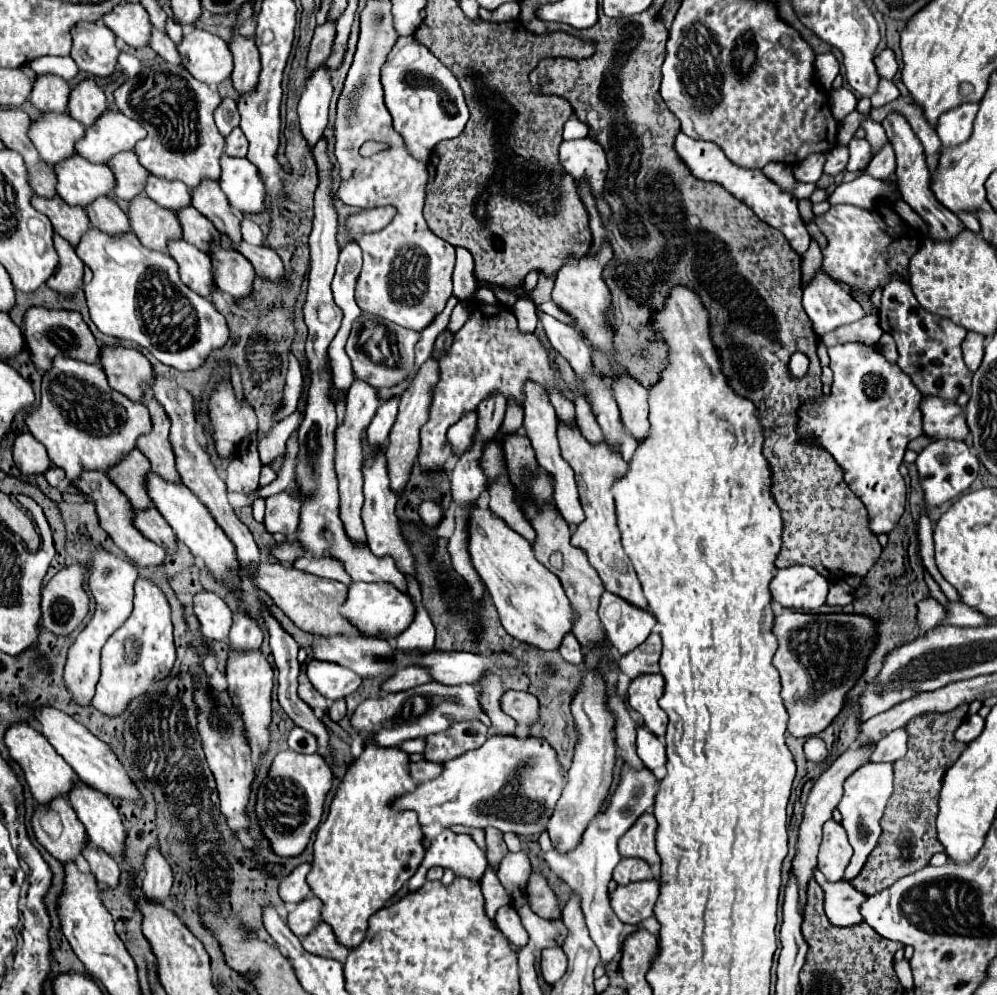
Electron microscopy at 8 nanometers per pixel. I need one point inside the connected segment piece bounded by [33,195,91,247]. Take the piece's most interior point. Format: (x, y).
(71, 224)

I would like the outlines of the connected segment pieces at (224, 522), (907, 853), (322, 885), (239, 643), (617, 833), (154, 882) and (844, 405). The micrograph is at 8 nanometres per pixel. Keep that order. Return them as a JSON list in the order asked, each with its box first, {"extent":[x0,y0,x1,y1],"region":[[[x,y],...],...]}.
[{"extent":[151,377,261,567],"region":[[[155,377],[151,389],[155,393],[155,399],[165,407],[165,411],[167,411],[167,415],[171,419],[171,435],[169,437],[171,437],[173,451],[177,455],[177,469],[181,473],[183,485],[189,487],[199,497],[199,501],[211,511],[213,519],[225,531],[225,535],[233,541],[233,545],[237,549],[239,563],[245,565],[245,567],[249,567],[251,563],[259,563],[261,561],[259,559],[259,547],[257,547],[251,531],[233,513],[233,507],[227,501],[227,487],[225,487],[223,479],[217,475],[217,471],[215,471],[211,459],[209,459],[209,455],[205,453],[205,449],[195,439],[195,409],[193,409],[191,395],[185,389],[177,387],[177,383],[167,381],[167,379],[161,379],[161,377]]]},{"extent":[849,705,967,897],"region":[[[959,705],[949,713],[925,713],[907,723],[909,751],[905,757],[893,763],[895,791],[881,819],[883,833],[879,837],[877,847],[869,853],[861,873],[849,881],[857,891],[871,897],[893,885],[897,879],[925,867],[937,851],[945,851],[943,843],[937,839],[935,827],[935,817],[939,813],[937,801],[947,769],[959,759],[959,755],[967,747],[965,743],[959,743],[953,737],[955,729],[963,723],[965,717],[967,705]]]},{"extent":[307,739,425,949],"region":[[[371,739],[363,743],[361,755],[347,765],[347,773],[341,779],[335,797],[331,799],[329,815],[319,825],[315,835],[315,843],[313,843],[315,859],[307,877],[309,887],[323,901],[323,911],[321,911],[323,921],[329,923],[337,939],[351,949],[363,941],[369,917],[375,911],[379,911],[403,887],[407,879],[415,875],[415,871],[419,869],[425,857],[425,847],[423,847],[425,833],[417,819],[417,813],[399,811],[391,805],[397,795],[411,793],[411,789],[417,789],[417,781],[413,781],[409,773],[409,765],[411,765],[409,753],[401,751],[399,747],[381,747],[377,743],[373,745]]]},{"extent":[229,611,263,651],"region":[[[237,611],[233,615],[233,627],[229,633],[229,647],[237,651],[259,651],[263,643],[263,629],[245,615],[245,611]]]},{"extent":[528,765,657,965],"region":[[[623,765],[621,783],[613,793],[607,811],[603,815],[599,815],[597,819],[593,819],[593,823],[589,823],[587,831],[583,833],[581,845],[577,849],[573,849],[573,853],[567,853],[567,855],[559,855],[555,851],[544,853],[537,842],[528,843],[528,849],[536,850],[549,865],[549,869],[561,881],[565,881],[573,889],[573,893],[579,897],[581,909],[583,909],[583,915],[585,915],[585,923],[589,927],[589,935],[591,935],[593,943],[599,947],[603,965],[607,965],[609,961],[615,959],[615,955],[619,951],[623,931],[627,929],[625,923],[621,923],[619,917],[613,913],[613,909],[609,905],[609,895],[607,895],[607,885],[611,881],[613,867],[621,859],[621,855],[617,853],[617,841],[637,821],[637,817],[653,805],[655,781],[657,779],[649,769],[635,771],[635,769]]]},{"extent":[141,849,173,905],"region":[[[149,849],[145,861],[145,873],[141,881],[141,889],[145,897],[159,905],[167,905],[171,887],[173,887],[173,873],[169,863],[157,849]]]},{"extent":[799,341,923,533],"region":[[[851,341],[843,345],[835,345],[829,349],[831,357],[831,369],[833,369],[833,389],[829,397],[823,397],[815,403],[805,405],[803,413],[799,413],[799,431],[803,437],[813,437],[827,449],[837,463],[845,471],[845,481],[849,483],[851,491],[865,503],[869,511],[869,527],[873,533],[889,533],[899,517],[903,515],[905,501],[907,501],[907,489],[905,481],[899,473],[899,465],[903,461],[903,453],[907,449],[907,443],[923,433],[923,417],[921,417],[921,393],[911,383],[909,375],[905,375],[897,365],[889,363],[875,347]]]}]

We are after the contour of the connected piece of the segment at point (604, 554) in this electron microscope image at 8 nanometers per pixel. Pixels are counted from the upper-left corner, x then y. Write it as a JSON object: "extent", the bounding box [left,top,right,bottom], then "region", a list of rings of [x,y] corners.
{"extent":[557,421,647,609],"region":[[[559,421],[557,437],[559,437],[559,445],[561,445],[561,455],[569,461],[571,469],[575,471],[579,501],[581,501],[583,511],[585,511],[585,521],[581,521],[577,525],[575,533],[571,535],[571,543],[575,547],[585,549],[591,565],[599,573],[607,591],[625,597],[627,601],[631,601],[637,607],[647,609],[647,601],[641,593],[641,585],[639,585],[639,579],[635,575],[633,563],[623,553],[619,529],[615,523],[615,505],[613,505],[613,495],[611,495],[611,483],[613,483],[613,473],[625,473],[625,465],[627,465],[625,459],[605,439],[601,443],[587,441],[575,421],[573,423]]]}

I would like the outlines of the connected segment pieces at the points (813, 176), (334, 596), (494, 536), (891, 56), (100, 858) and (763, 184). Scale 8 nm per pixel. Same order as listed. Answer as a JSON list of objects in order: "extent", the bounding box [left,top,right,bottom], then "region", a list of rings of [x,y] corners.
[{"extent":[793,153,825,183],"region":[[[815,153],[813,157],[807,157],[805,161],[793,167],[793,173],[798,181],[804,183],[816,183],[823,175],[825,167],[825,155],[823,153]]]},{"extent":[249,561,361,637],"region":[[[261,561],[259,565],[253,565],[253,569],[249,571],[253,573],[255,585],[261,591],[265,591],[299,629],[309,631],[313,635],[323,635],[323,637],[359,637],[361,635],[357,627],[353,627],[339,613],[339,607],[347,601],[349,587],[345,583],[323,579],[305,571],[297,571],[291,565],[283,565],[283,563]]]},{"extent":[467,505,573,649],"region":[[[471,505],[467,533],[471,563],[485,581],[505,631],[515,639],[539,649],[557,649],[561,637],[571,631],[573,621],[573,609],[561,581],[535,559],[531,543],[513,531],[491,509],[479,509],[477,505]]]},{"extent":[875,49,899,79],"region":[[[883,49],[877,57],[875,57],[875,67],[877,67],[877,73],[879,77],[883,79],[893,79],[893,75],[897,73],[899,65],[895,61],[895,53],[891,49]]]},{"extent":[83,847,121,887],"region":[[[87,847],[83,851],[83,857],[89,861],[91,873],[95,875],[95,879],[101,887],[117,887],[119,885],[121,869],[113,857],[109,857],[105,851],[101,851],[97,847]]]},{"extent":[675,131,809,255],"region":[[[679,131],[679,135],[675,137],[675,151],[679,155],[679,159],[689,167],[689,171],[697,177],[697,179],[703,179],[703,181],[715,181],[719,185],[723,185],[731,195],[735,195],[739,201],[743,201],[745,205],[749,205],[753,209],[753,213],[769,223],[771,227],[775,227],[777,231],[781,231],[787,241],[791,243],[791,247],[803,255],[809,247],[809,231],[807,227],[803,225],[801,217],[799,217],[799,211],[797,211],[797,202],[791,192],[779,189],[773,181],[769,181],[761,171],[751,171],[751,169],[741,169],[737,165],[733,165],[725,153],[721,153],[721,149],[717,149],[717,145],[713,143],[705,143],[705,141],[695,141],[691,137],[687,137],[683,131]]]}]

